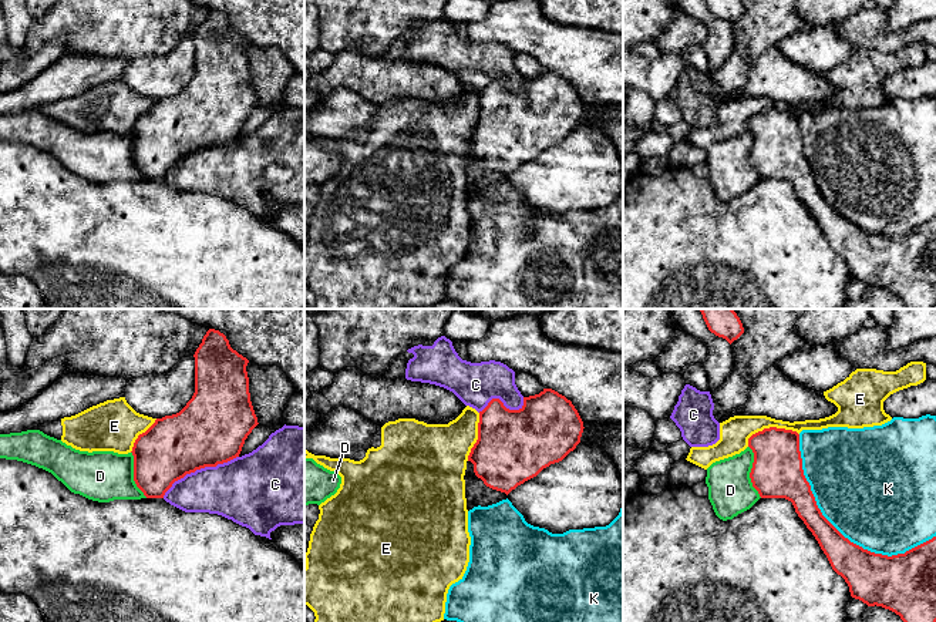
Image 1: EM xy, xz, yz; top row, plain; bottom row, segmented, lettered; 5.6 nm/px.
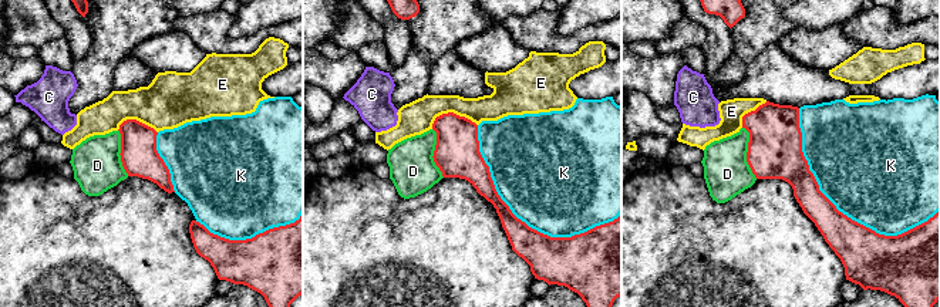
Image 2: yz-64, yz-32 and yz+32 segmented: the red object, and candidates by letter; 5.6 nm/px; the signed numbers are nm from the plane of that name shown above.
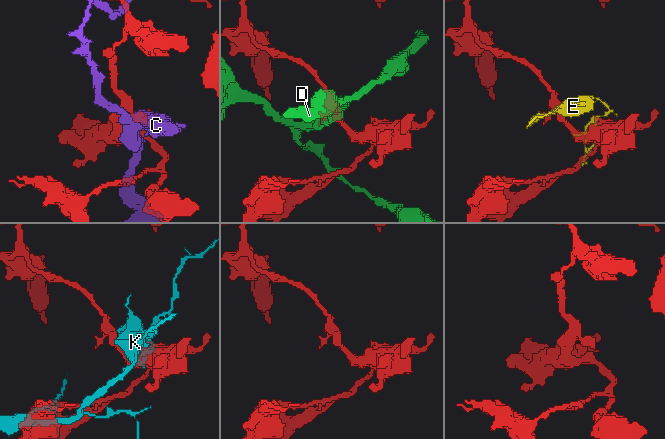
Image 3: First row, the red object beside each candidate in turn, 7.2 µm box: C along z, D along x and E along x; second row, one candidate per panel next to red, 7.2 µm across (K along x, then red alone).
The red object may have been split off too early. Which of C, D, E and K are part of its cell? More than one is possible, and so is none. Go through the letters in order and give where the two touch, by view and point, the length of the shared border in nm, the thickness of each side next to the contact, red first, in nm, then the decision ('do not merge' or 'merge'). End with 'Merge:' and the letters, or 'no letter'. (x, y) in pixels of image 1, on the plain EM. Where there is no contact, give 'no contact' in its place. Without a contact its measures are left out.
C: xy (198, 150) | 500 nm | 400/340 nm | do not merge
D: yz (751, 153) | 300 nm | 280/260 nm | do not merge
E: yz (770, 108) | 300 nm | 280/170 nm | do not merge
K: yz (838, 212) | 950 nm | 220/500 nm | do not merge
Merge: no letter

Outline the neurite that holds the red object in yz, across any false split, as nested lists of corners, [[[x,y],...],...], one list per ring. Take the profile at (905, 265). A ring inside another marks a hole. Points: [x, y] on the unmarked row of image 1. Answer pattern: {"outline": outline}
{"outline": [[[770,108],[752,115],[748,128],[754,134],[750,154],[761,179],[785,179],[818,222],[832,251],[849,268],[851,278],[868,288],[882,288],[900,297],[908,309],[933,309],[936,305],[936,218],[898,236],[875,235],[845,219],[821,194],[802,151],[799,115]]]}

